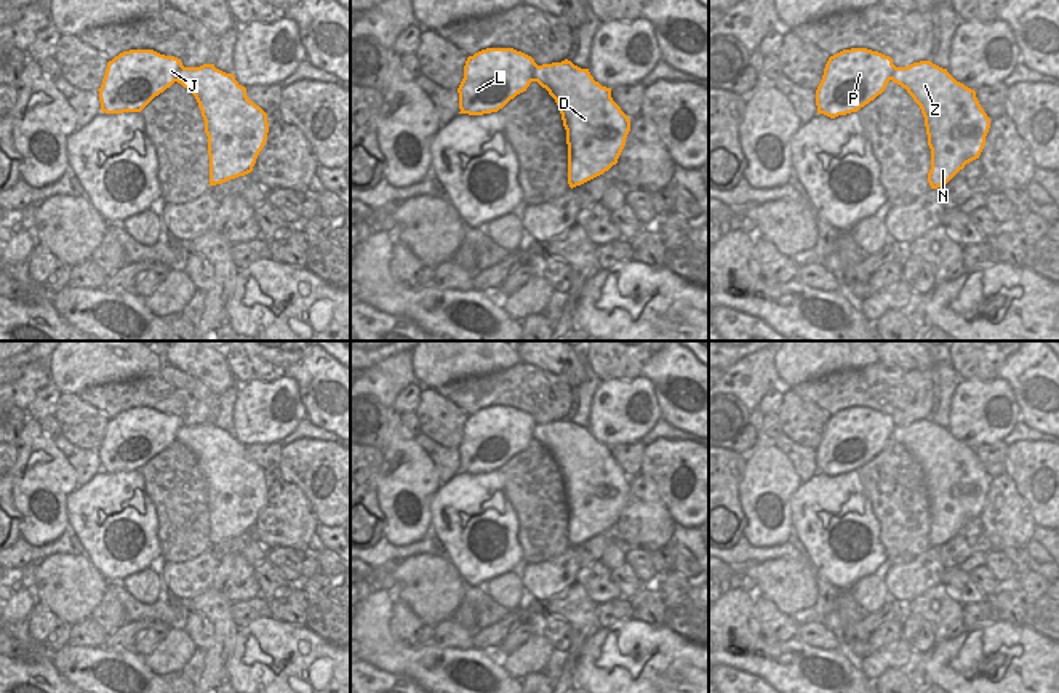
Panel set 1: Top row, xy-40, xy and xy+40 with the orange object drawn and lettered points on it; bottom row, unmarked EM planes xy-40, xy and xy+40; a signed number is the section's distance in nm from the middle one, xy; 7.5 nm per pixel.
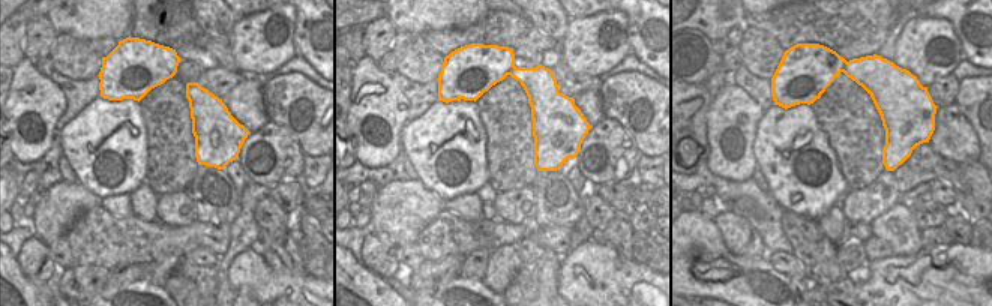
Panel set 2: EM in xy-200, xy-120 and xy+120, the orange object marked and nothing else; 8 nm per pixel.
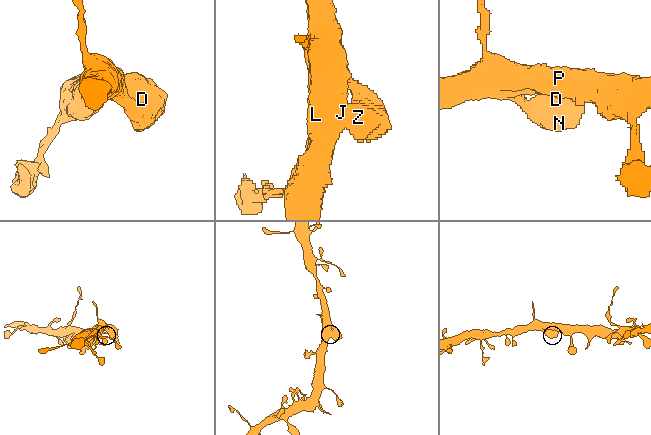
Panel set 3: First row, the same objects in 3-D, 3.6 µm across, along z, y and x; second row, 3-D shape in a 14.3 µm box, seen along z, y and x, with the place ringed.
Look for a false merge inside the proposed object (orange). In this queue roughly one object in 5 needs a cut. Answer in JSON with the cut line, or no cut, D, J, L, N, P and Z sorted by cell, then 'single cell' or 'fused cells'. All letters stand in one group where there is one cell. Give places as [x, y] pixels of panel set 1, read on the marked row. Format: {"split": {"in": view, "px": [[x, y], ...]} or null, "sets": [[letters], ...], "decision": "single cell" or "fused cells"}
{"split": null, "sets": [["D", "J", "L", "N", "P", "Z"]], "decision": "single cell"}

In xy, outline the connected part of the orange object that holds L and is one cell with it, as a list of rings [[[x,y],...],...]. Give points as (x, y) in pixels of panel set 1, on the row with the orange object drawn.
[[[486,48],[469,56],[464,78],[458,88],[459,114],[483,115],[498,112],[517,94],[537,82],[555,99],[568,144],[568,184],[581,186],[617,163],[630,131],[630,120],[611,98],[611,88],[593,80],[589,69],[581,69],[571,61],[537,66],[534,59],[514,48]]]

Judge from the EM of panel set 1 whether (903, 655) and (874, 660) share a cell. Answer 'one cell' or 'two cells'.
one cell

